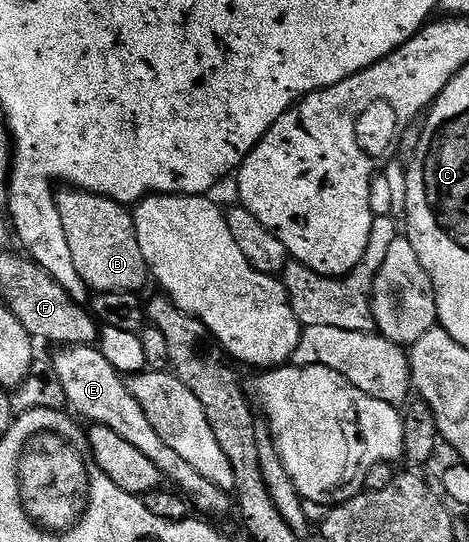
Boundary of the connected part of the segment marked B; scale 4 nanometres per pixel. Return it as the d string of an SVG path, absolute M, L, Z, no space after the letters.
M85 188L59 189L56 201L58 219L64 224L64 240L68 240L68 252L78 273L78 282L101 294L141 291L141 286L148 282L148 271L144 252L140 252L133 213L113 197Z

